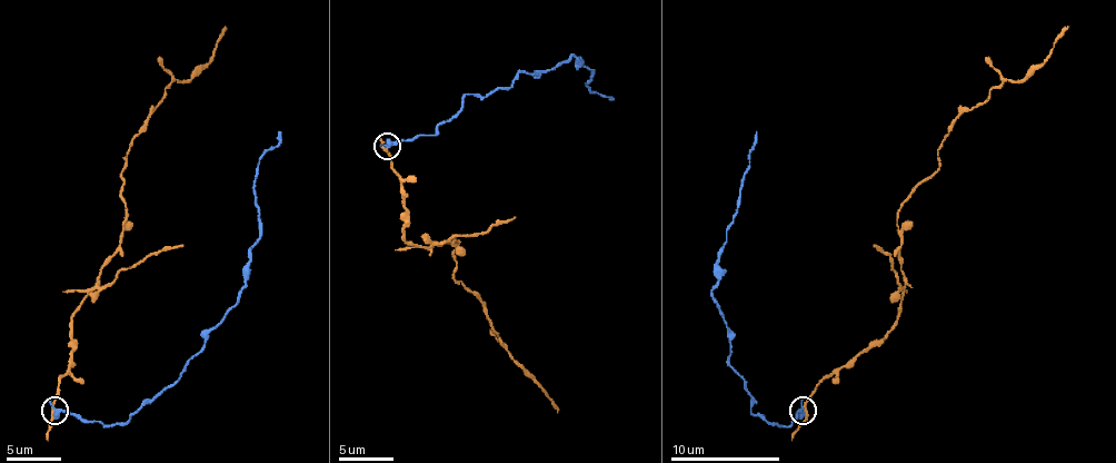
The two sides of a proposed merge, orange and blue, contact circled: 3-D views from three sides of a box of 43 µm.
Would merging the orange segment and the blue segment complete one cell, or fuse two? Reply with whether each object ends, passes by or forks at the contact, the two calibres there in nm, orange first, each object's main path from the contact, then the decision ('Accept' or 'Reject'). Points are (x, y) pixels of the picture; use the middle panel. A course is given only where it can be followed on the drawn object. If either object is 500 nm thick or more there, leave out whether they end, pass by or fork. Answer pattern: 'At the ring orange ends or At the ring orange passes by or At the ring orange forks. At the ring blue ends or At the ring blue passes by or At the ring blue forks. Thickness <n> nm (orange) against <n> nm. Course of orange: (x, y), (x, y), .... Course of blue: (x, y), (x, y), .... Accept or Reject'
At the ring orange passes by. At the ring blue passes by. Thickness 200 nm (orange) against 300 nm. Course of orange: (386, 148), (399, 178), (405, 240), (429, 249), (457, 240), (455, 279), (485, 306), (500, 345), (558, 413). Course of blue: (386, 145), (435, 131), (468, 94), (487, 96), (571, 55), (590, 69), (590, 94), (613, 99). Reject

